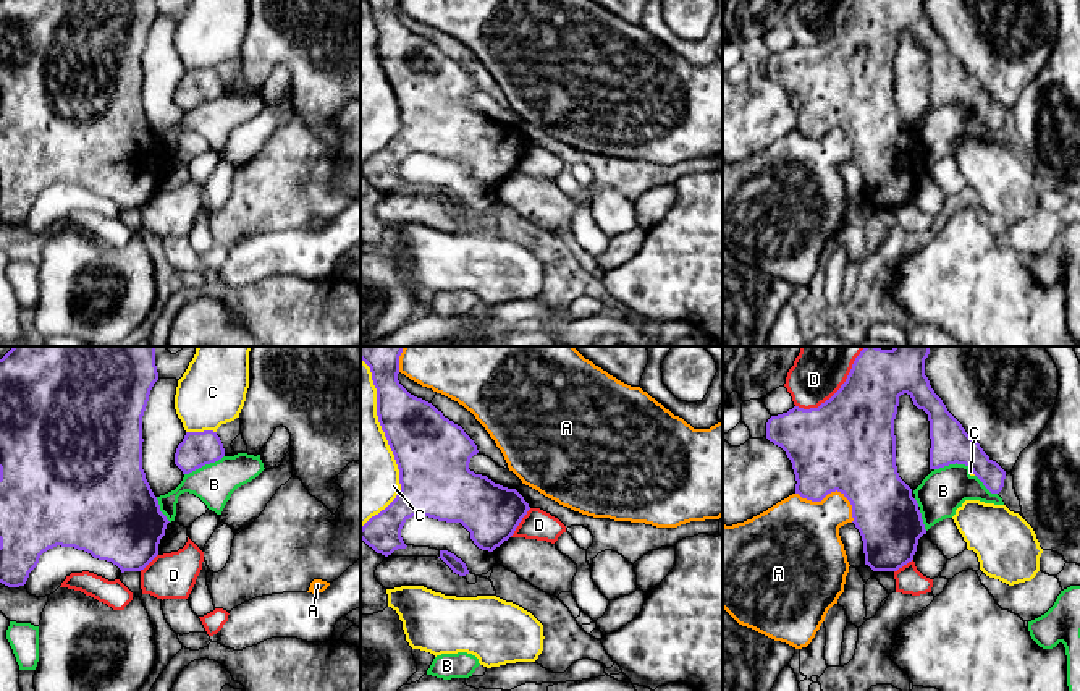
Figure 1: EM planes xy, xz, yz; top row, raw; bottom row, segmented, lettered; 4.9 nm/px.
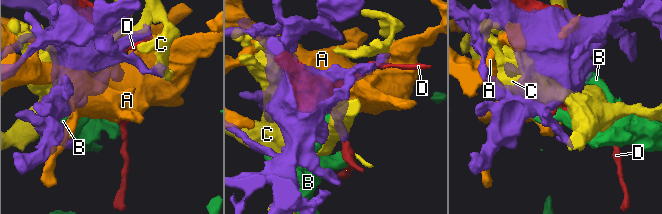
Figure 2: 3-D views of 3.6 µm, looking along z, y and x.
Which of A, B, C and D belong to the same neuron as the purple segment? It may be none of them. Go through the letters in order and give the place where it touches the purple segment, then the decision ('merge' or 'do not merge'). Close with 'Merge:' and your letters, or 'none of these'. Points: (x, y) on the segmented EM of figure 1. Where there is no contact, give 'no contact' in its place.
A: meets purple in yz at (831, 491); do not merge
B: meets purple in xy at (204, 465); do not merge
C: meets purple in xz at (388, 444); do not merge
D: meets purple in yz at (839, 389); do not merge
Merge: none of these

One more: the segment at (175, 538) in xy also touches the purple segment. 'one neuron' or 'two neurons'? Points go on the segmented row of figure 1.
one neuron

